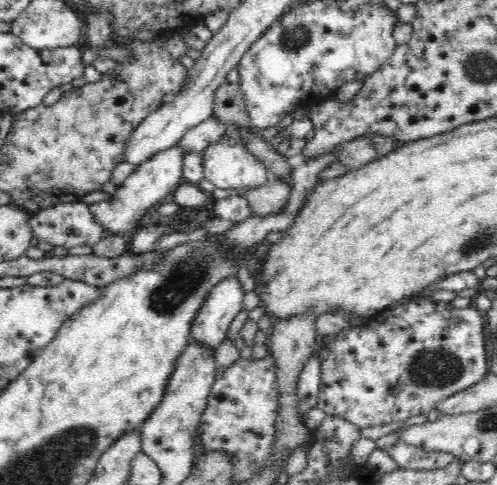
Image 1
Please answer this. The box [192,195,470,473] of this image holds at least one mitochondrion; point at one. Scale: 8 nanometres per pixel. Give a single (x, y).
(432, 369)

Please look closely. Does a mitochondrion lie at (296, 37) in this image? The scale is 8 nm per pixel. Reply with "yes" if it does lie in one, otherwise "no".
yes

